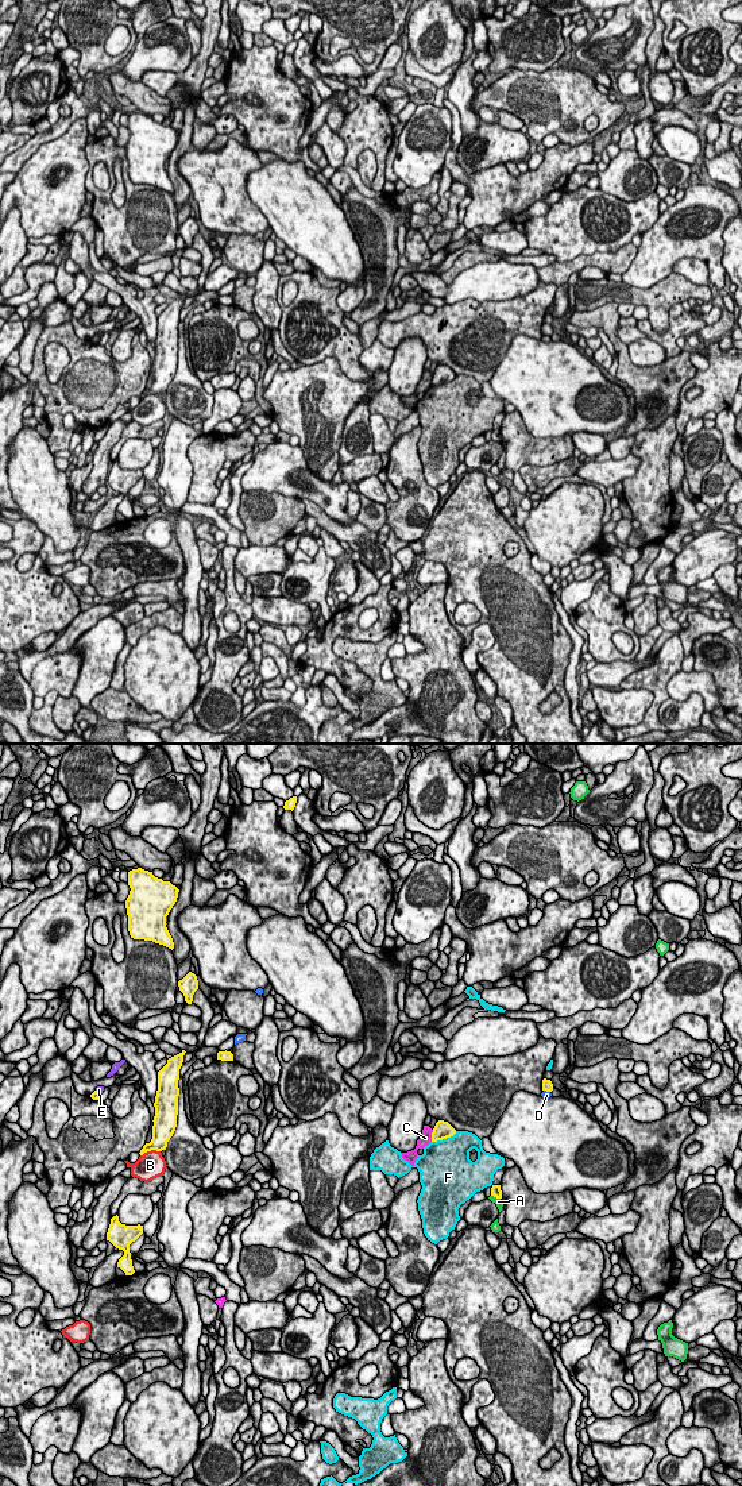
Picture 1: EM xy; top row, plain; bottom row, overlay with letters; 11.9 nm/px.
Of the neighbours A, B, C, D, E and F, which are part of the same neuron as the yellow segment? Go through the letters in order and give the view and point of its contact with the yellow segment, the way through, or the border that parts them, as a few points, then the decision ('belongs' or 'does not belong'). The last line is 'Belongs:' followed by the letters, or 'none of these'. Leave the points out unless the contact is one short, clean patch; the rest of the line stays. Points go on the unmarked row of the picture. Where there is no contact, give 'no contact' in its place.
A: meets yellow in xy at (495, 440); does not belong
B: meets yellow in xy at (150, 394); does not belong
C: meets yellow in xy at (432, 379); border along xy (433, 374), (431, 385); does not belong
D: meets yellow in xy at (547, 335); does not belong
E: meets yellow in xy at (97, 336); border along xy (96, 334), (100, 338); does not belong
F: meets yellow in xy at (444, 382); does not belong
Belongs: none of these

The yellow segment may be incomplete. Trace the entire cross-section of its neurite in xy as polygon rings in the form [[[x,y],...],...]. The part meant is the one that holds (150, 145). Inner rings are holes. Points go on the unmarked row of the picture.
[[[142,112],[128,116],[128,130],[131,135],[125,153],[131,182],[152,185],[173,194],[166,161],[175,148],[179,134]]]

